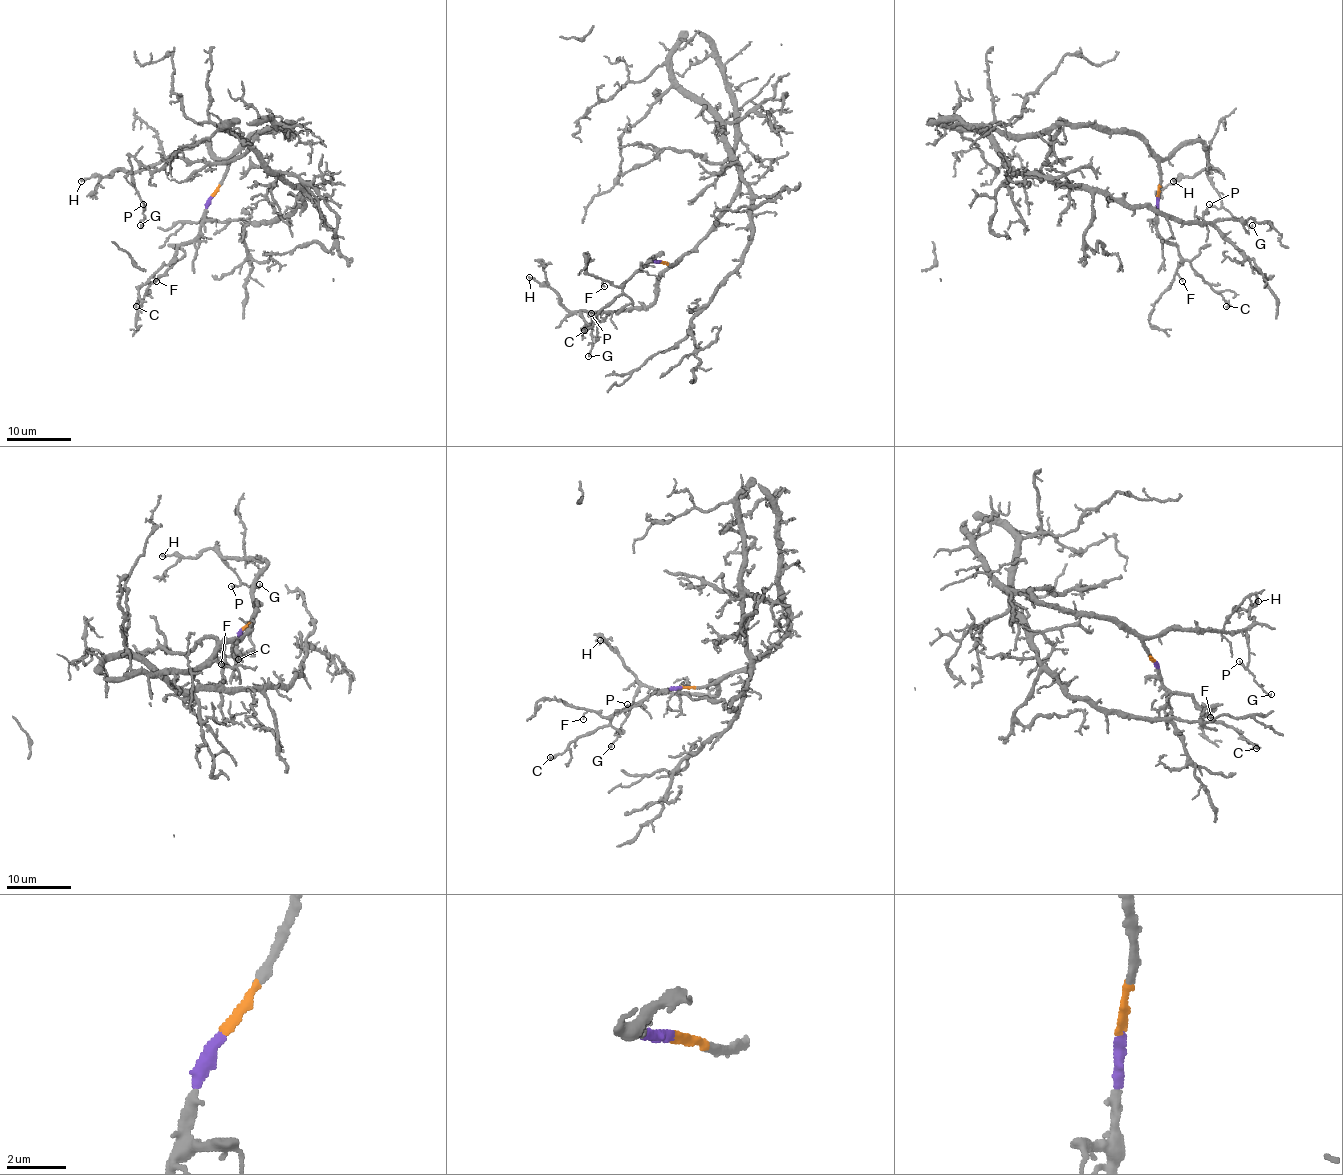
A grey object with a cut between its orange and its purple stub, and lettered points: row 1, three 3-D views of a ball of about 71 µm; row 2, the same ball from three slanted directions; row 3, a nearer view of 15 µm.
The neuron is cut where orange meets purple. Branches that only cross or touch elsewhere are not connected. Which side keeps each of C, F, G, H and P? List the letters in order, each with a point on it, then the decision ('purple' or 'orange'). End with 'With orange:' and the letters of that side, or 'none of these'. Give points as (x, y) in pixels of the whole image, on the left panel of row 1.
C: place (136, 306); purple
F: place (156, 281); purple
G: place (140, 225); orange
H: place (81, 181); orange
P: place (143, 204); orange
With orange: G, H, P

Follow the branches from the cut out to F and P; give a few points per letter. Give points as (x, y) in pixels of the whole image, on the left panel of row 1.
F: (212, 196), (201, 231), (177, 249), (177, 254), (156, 273), (156, 281)
P: (212, 196), (227, 162), (203, 141), (180, 148), (132, 177), (143, 209), (143, 204)

